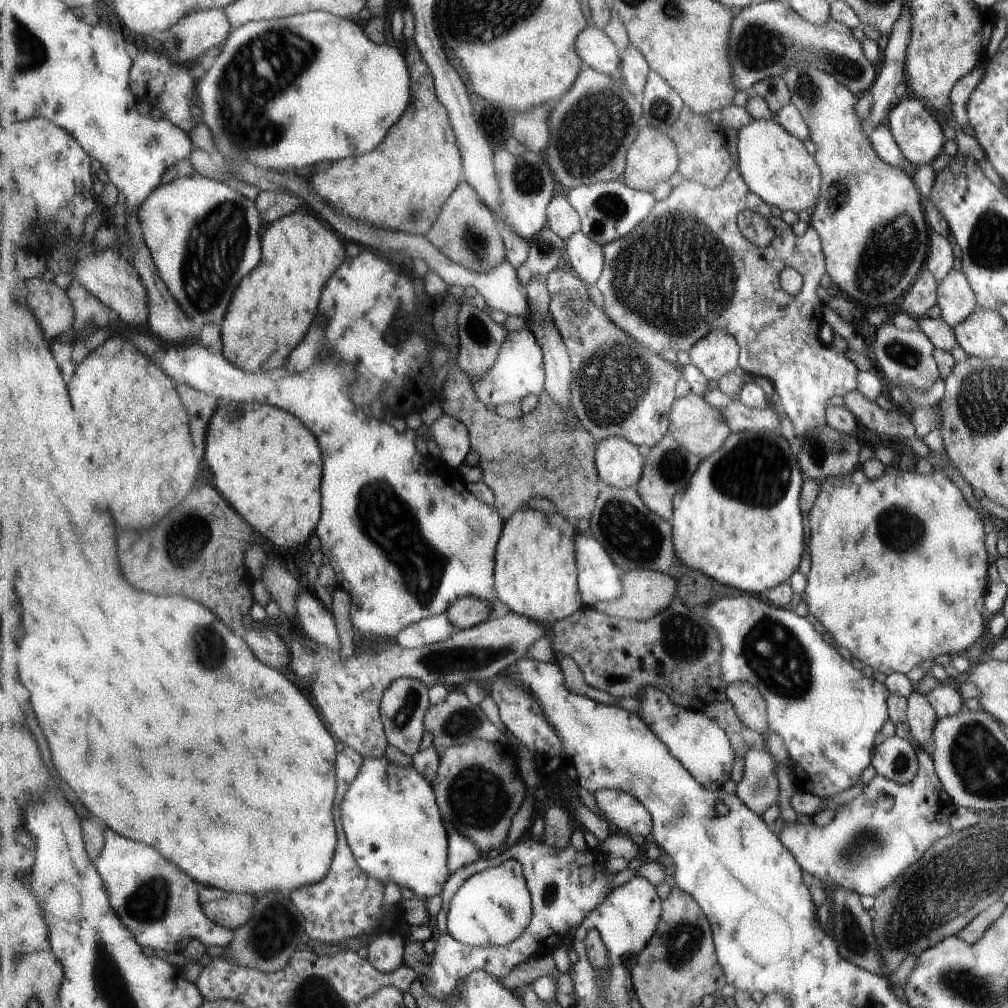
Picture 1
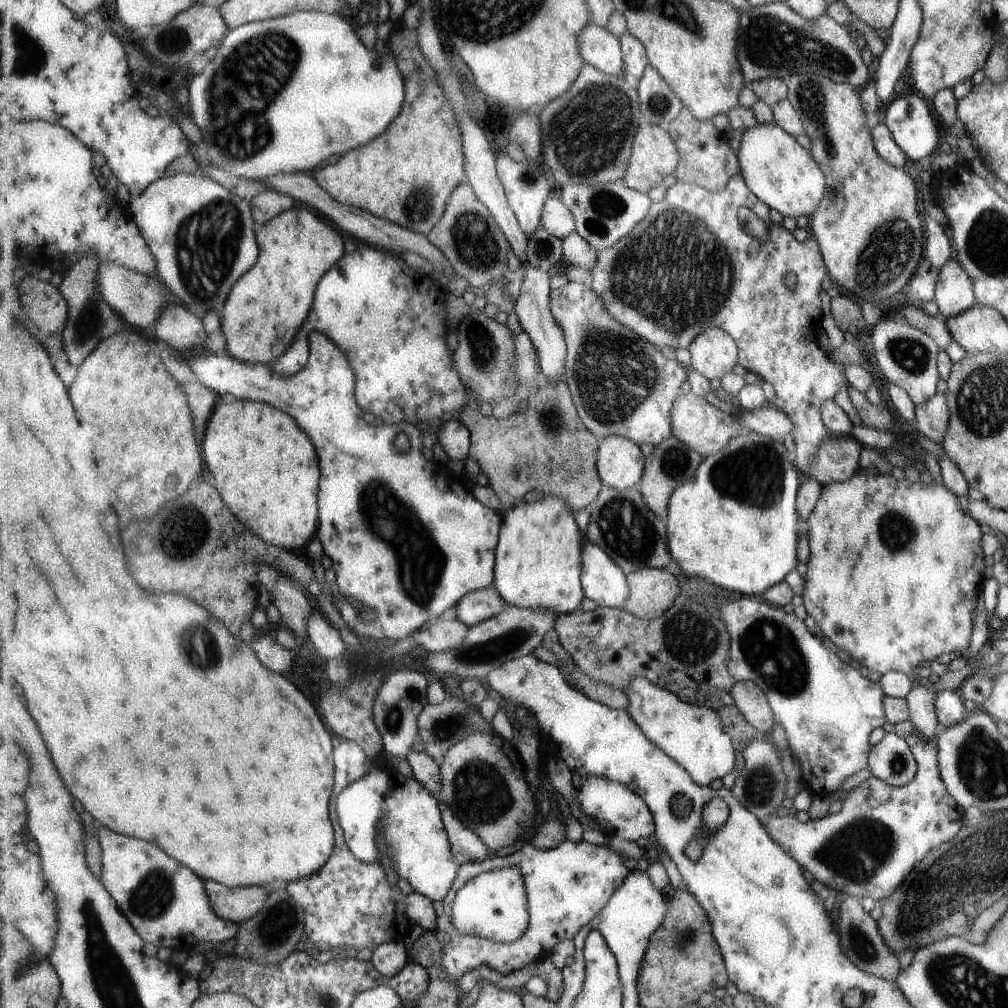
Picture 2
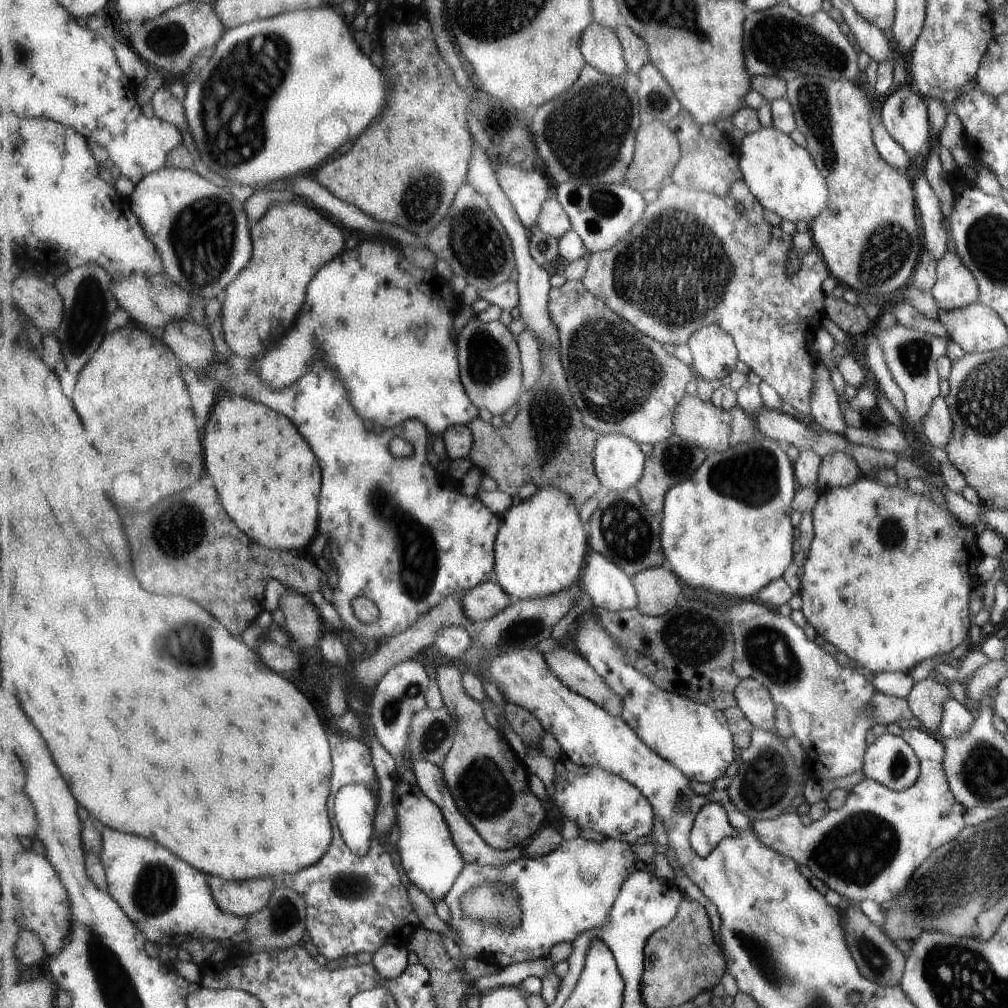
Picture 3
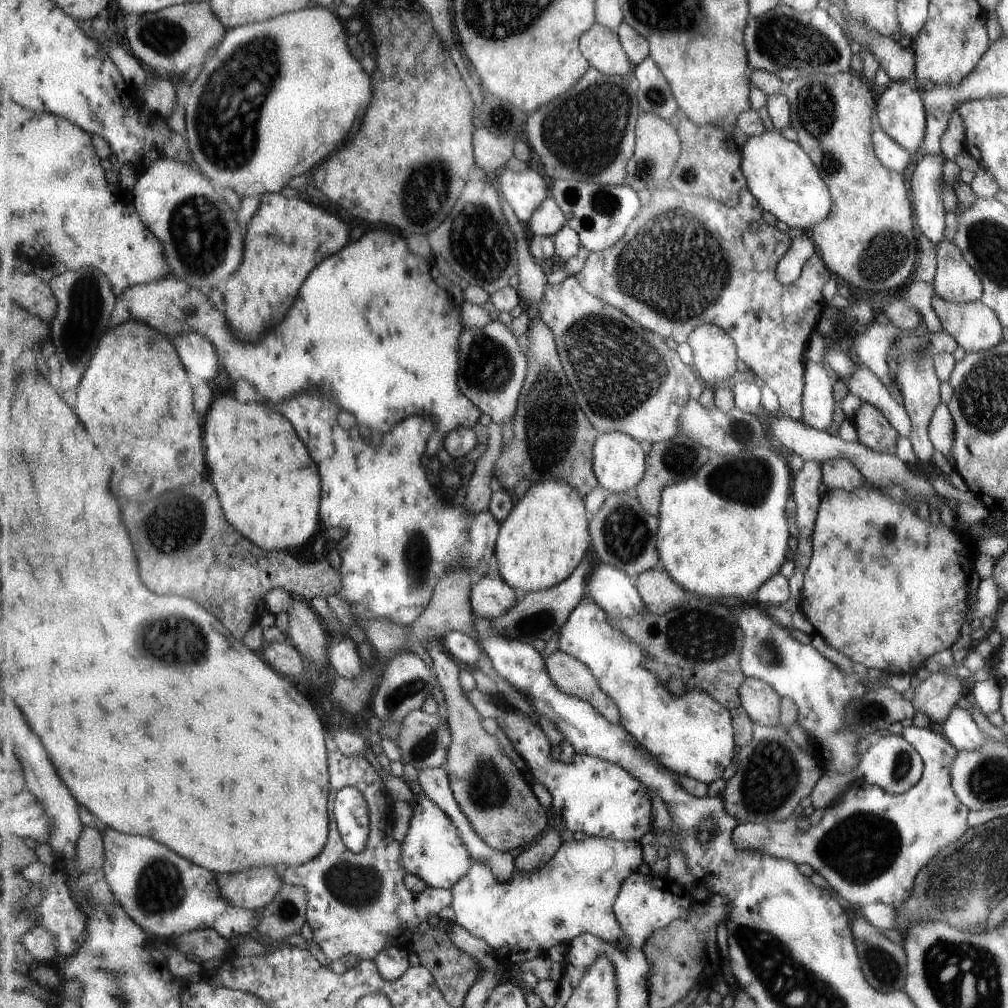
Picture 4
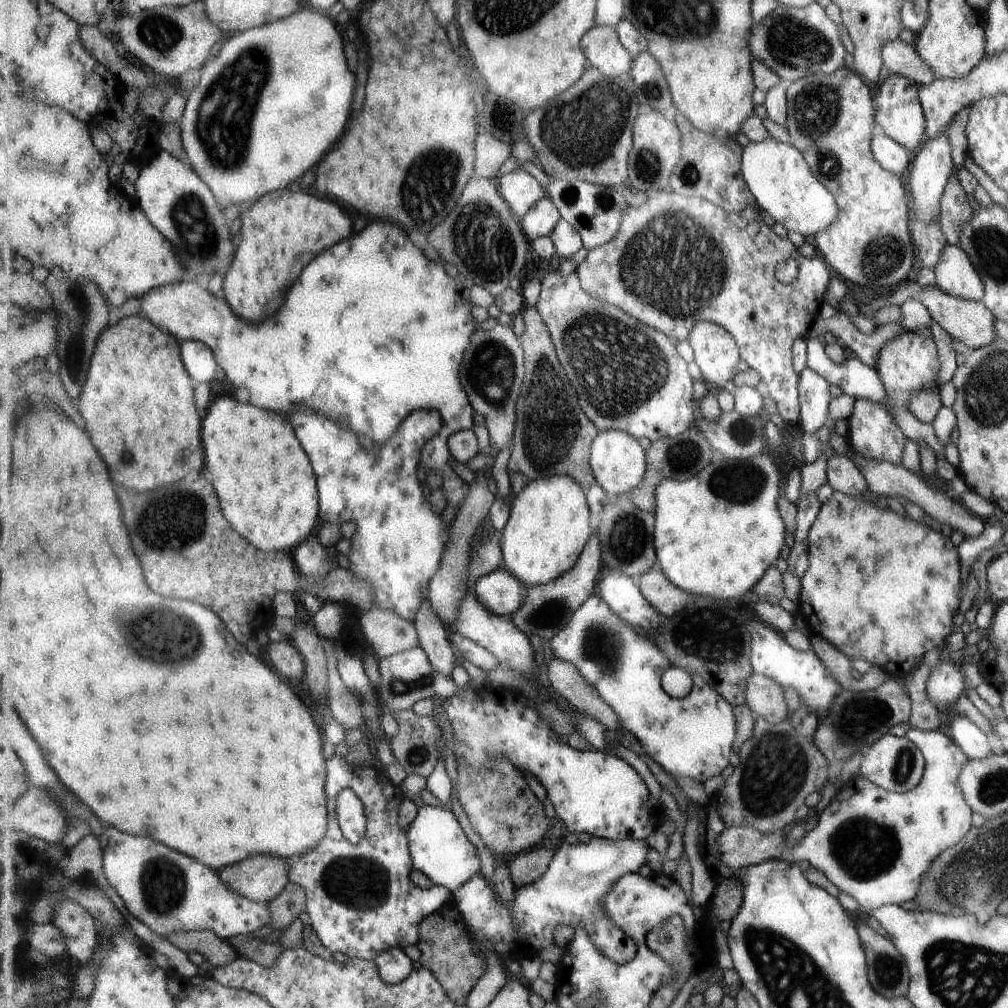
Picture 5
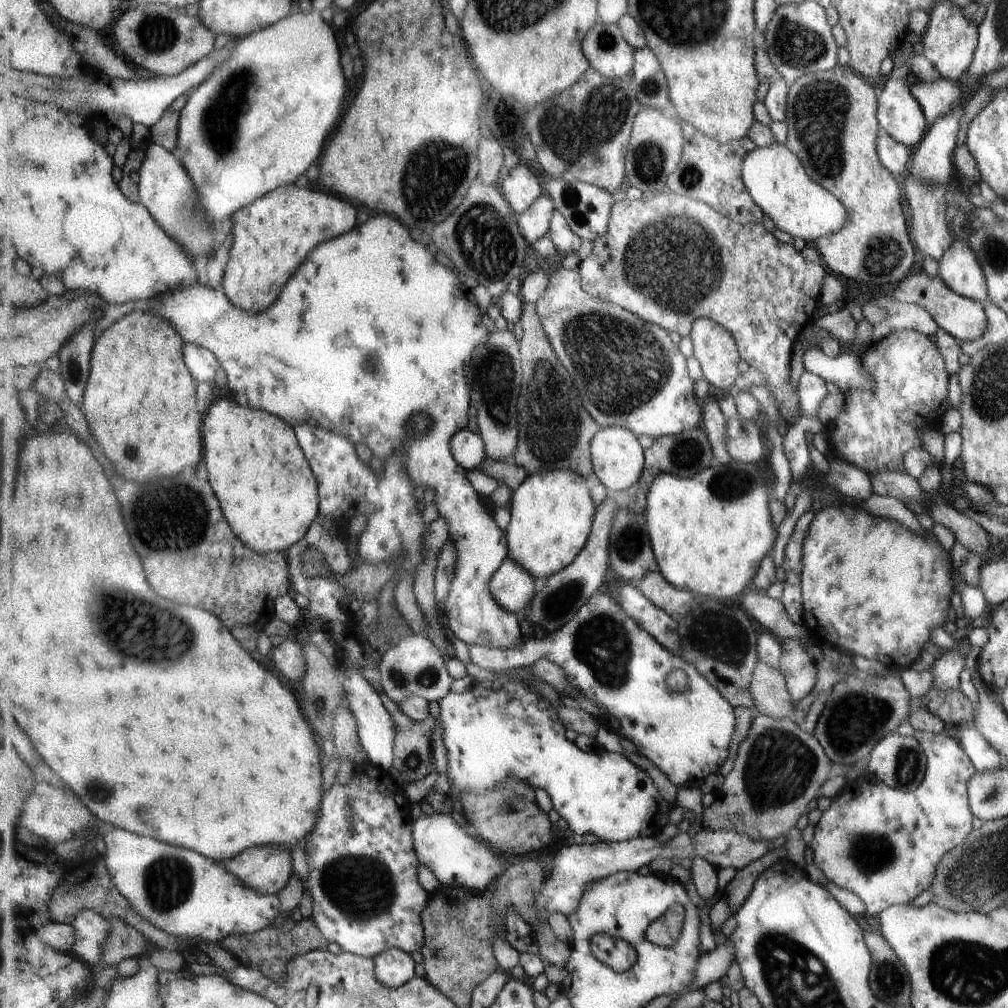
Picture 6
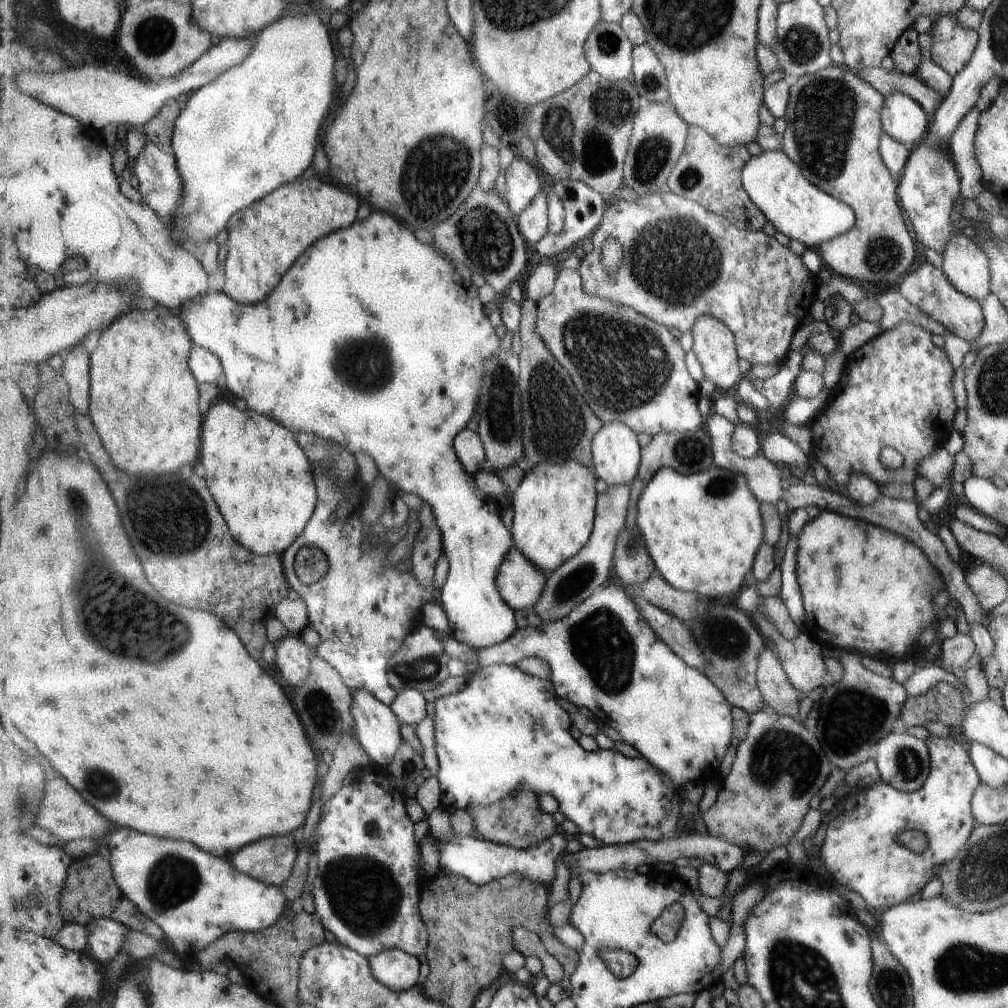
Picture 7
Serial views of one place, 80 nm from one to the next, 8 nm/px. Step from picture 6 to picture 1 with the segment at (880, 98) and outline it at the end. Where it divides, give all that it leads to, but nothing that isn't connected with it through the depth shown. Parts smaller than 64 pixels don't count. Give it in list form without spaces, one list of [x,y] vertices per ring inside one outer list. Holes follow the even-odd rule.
[[[913,97],[899,101],[896,106],[889,110],[885,120],[885,127],[890,131],[892,140],[897,144],[905,161],[919,166],[921,164],[930,165],[937,156],[942,154],[944,142],[942,129],[933,120],[931,114],[923,108],[923,104],[920,104]]]

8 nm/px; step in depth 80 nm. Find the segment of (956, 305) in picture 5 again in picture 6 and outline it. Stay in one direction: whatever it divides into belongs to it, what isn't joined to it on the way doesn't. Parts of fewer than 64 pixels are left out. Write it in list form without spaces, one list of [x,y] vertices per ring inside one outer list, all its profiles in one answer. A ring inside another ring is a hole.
[[[923,271],[907,275],[899,282],[891,296],[901,303],[913,303],[920,306],[929,313],[939,329],[945,330],[959,342],[978,339],[987,328],[987,314],[980,302],[955,294],[937,275],[932,277]]]

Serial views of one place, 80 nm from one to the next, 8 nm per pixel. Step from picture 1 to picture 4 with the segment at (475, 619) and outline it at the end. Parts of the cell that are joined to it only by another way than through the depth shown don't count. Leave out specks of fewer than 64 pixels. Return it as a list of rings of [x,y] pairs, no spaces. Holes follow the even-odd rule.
[[[500,574],[476,579],[470,596],[472,609],[483,618],[503,617],[518,603],[514,589]]]

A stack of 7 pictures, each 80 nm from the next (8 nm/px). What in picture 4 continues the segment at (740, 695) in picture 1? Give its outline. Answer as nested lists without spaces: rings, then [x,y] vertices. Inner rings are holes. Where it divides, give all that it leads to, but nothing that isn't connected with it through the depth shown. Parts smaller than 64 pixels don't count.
[[[749,677],[740,688],[742,705],[753,722],[768,727],[781,726],[781,695],[764,680]]]

